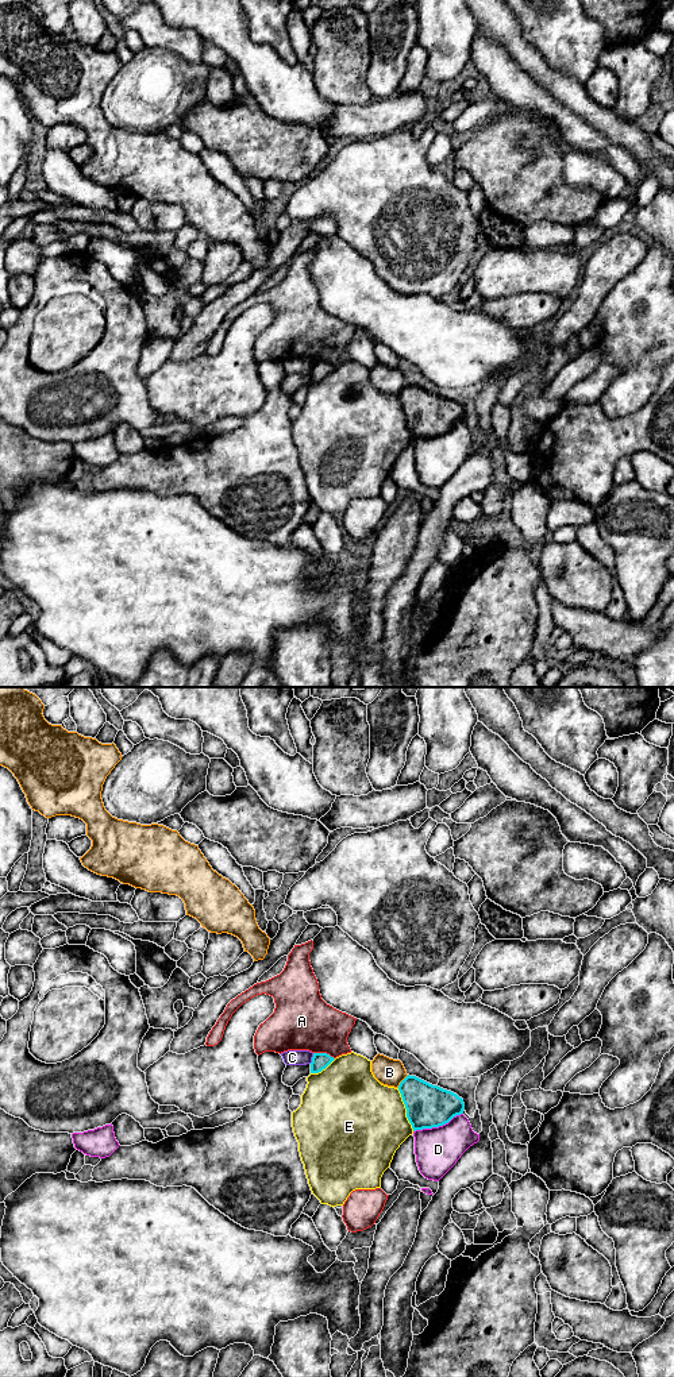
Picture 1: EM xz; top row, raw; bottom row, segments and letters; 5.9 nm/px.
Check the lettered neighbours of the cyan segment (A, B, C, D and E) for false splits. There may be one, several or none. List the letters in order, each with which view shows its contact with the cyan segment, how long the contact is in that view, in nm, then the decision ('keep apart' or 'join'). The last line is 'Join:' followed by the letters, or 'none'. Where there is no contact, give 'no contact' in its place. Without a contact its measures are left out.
A: xz | 130 nm | keep apart
B: xz | 100 nm | keep apart
C: xz | 70 nm | keep apart
D: xz | 320 nm | keep apart
E: xz | 280 nm | keep apart
Join: none

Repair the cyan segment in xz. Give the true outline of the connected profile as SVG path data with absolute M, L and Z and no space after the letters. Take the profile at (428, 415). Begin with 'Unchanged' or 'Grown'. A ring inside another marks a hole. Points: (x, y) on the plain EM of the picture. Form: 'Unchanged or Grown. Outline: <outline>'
Unchanged. Outline: M407 385L398 394L413 440L439 436L463 423L463 408L416 385Z

